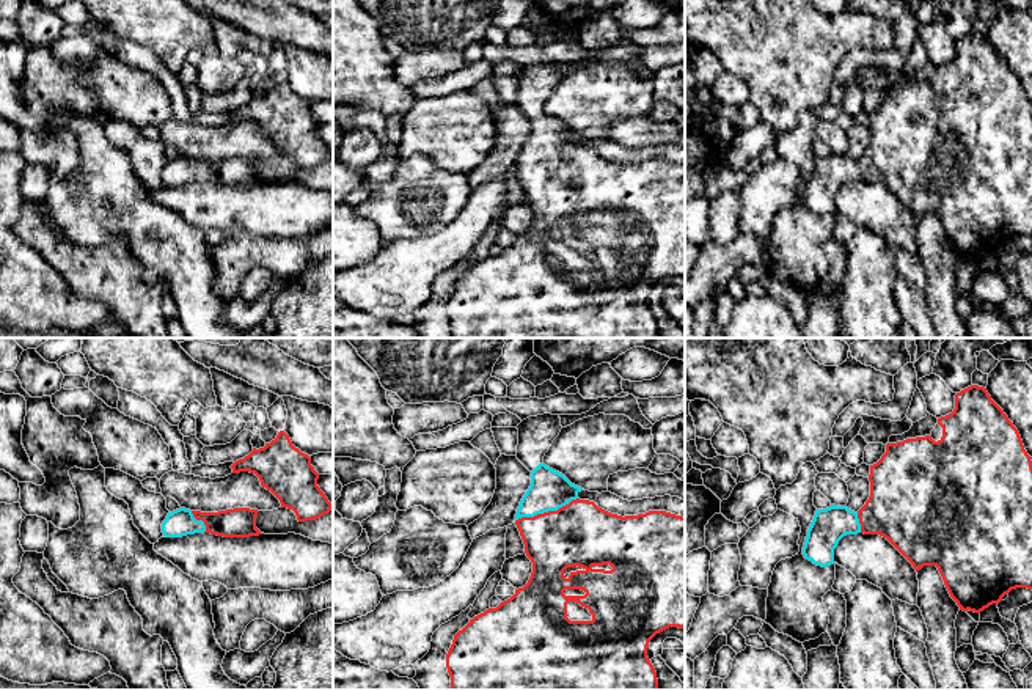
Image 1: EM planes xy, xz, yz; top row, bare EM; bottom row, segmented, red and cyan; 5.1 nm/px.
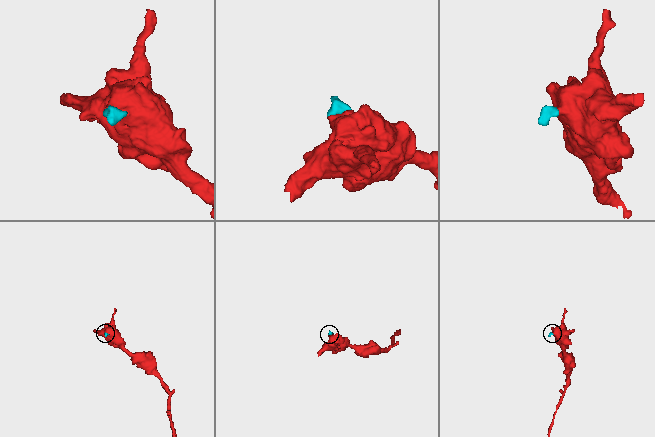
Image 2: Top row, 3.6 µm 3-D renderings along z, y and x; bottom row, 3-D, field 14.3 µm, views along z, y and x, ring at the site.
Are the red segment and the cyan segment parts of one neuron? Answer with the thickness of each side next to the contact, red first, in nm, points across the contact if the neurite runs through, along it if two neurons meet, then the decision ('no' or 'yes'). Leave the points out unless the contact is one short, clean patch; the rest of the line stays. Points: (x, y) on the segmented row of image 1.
320/200 nm | across xz (580, 533), (564, 532), (545, 513), (548, 491) | yes

